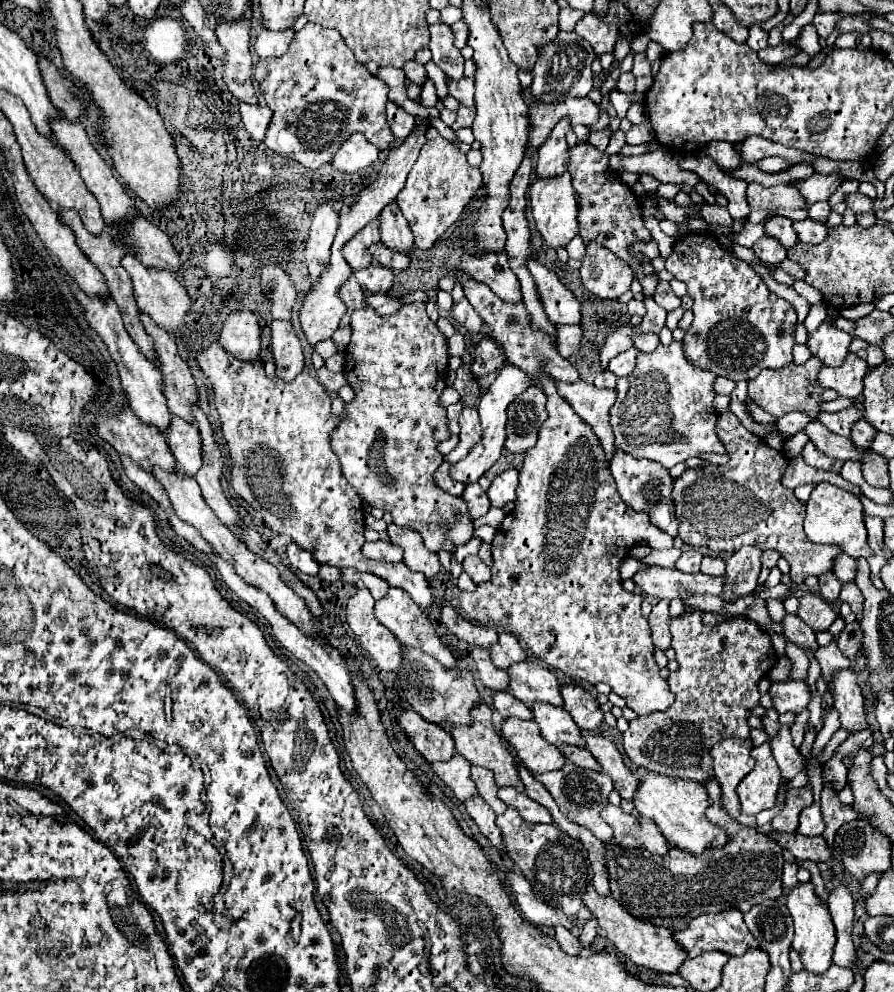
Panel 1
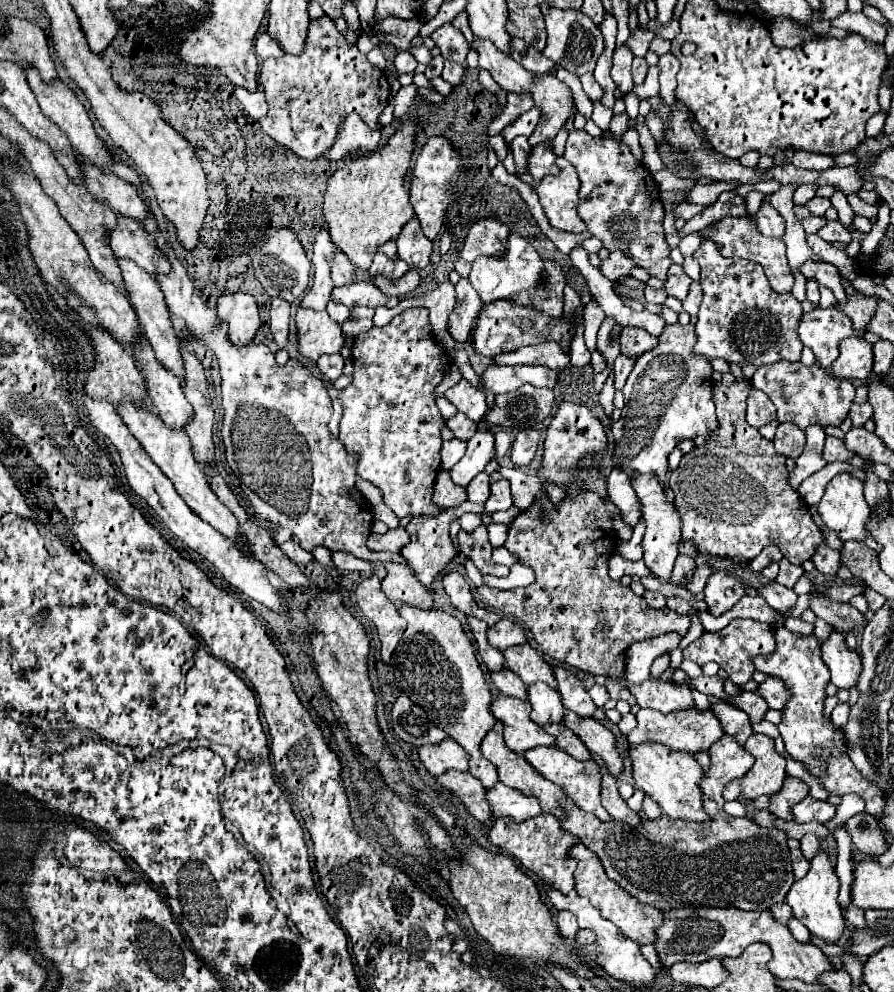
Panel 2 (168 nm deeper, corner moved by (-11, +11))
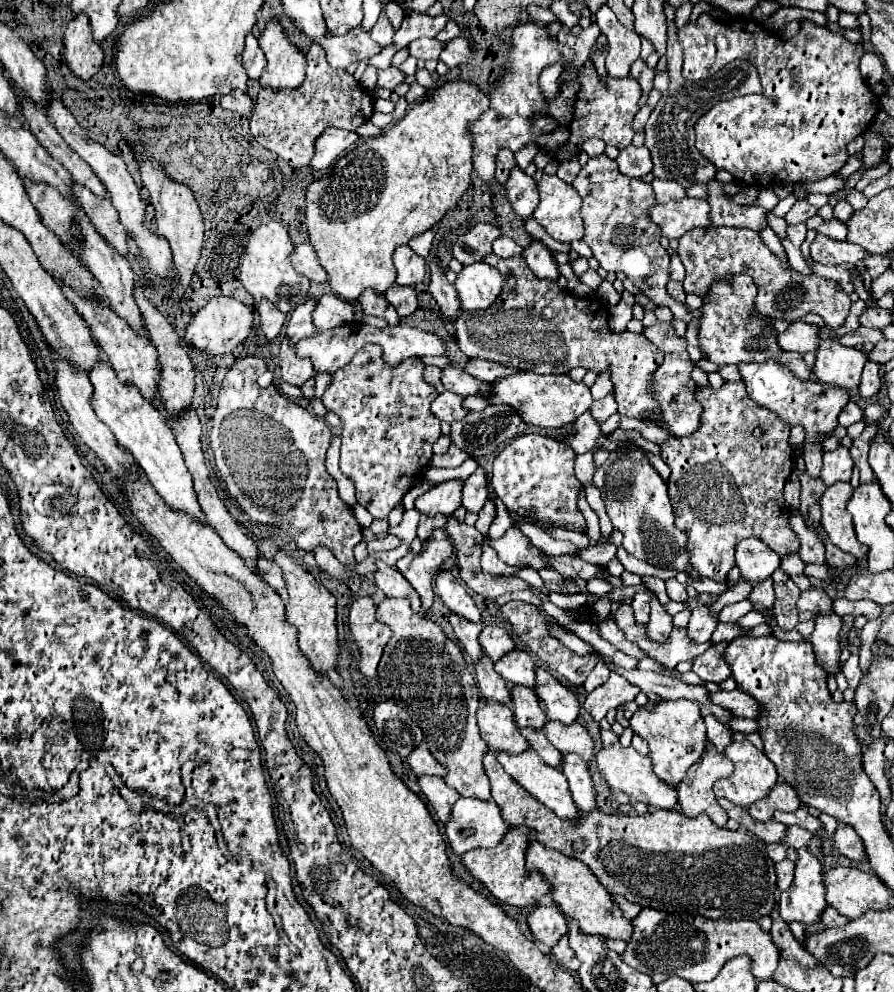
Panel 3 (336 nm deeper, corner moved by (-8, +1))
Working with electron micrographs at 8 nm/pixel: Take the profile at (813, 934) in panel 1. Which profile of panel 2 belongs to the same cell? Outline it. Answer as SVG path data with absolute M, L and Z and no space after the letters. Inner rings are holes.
M818 852L810 860L810 870L804 878L796 880L790 892L786 894L786 904L794 910L794 916L818 938L822 938L828 944L834 944L840 940L844 932L844 916L838 906L838 876L834 868L828 862L828 856L824 852Z

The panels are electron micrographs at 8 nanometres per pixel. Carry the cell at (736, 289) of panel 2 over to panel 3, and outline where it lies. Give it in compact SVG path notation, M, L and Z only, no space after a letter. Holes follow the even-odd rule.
M737 276L731 282L719 282L713 284L709 296L703 300L703 318L701 318L701 330L699 330L699 346L709 354L709 360L717 366L725 364L741 364L741 362L767 362L775 360L779 364L785 364L791 368L791 372L799 380L809 380L811 370L805 364L801 354L795 352L783 352L775 344L777 332L769 326L771 318L767 316L755 316L753 312L753 300L757 296L757 290L753 286L753 280L749 276Z

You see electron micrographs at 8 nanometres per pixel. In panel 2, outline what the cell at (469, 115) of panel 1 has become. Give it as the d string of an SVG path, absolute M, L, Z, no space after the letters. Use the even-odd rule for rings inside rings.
M444 24L440 26L438 30L434 30L430 34L430 38L436 42L436 46L442 50L442 56L446 60L452 60L452 62L458 62L462 64L466 70L470 70L470 66L466 64L466 54L470 50L470 44L466 42L464 34L454 28L452 24Z

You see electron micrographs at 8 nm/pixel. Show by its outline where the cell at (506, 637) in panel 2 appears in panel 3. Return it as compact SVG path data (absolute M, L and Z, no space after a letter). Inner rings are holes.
M485 626L483 632L479 634L479 642L483 646L483 652L495 662L507 652L513 650L513 640L507 634L507 630L497 628L497 626Z

